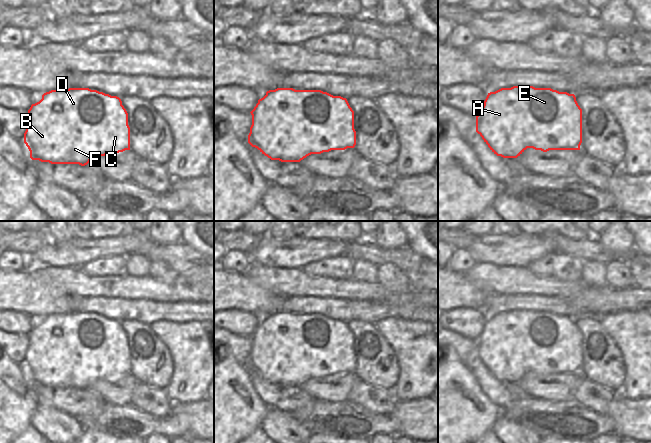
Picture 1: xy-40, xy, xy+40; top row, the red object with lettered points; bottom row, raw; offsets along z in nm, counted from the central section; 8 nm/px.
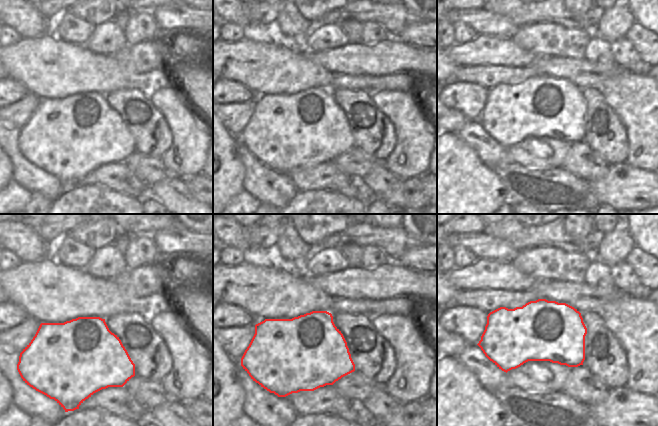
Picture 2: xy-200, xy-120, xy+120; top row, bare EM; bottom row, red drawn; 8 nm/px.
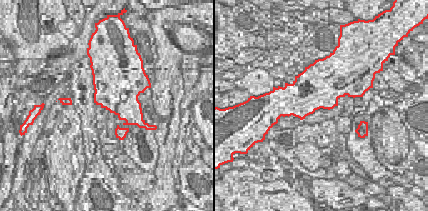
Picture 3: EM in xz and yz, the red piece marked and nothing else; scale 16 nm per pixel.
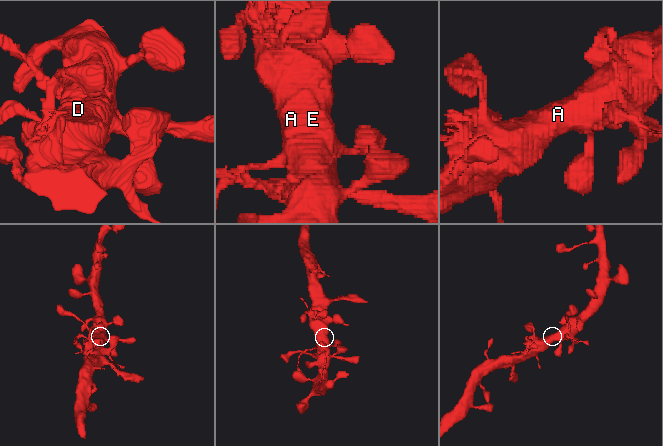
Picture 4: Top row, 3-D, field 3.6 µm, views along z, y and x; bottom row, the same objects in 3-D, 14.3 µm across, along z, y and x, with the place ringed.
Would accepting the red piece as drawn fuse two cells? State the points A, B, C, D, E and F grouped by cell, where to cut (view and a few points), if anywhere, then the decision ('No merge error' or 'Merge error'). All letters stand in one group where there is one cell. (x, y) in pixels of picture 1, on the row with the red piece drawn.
Groups: A B C D E F. No split. No merge error

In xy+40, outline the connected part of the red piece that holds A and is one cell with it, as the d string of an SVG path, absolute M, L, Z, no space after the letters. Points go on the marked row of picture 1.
M513 86L488 93L476 116L476 132L490 150L503 158L517 158L527 148L580 150L582 143L582 109L574 94L551 88Z

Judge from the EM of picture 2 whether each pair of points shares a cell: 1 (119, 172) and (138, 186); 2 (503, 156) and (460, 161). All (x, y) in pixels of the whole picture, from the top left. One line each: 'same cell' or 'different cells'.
1: same cell
2: different cells

